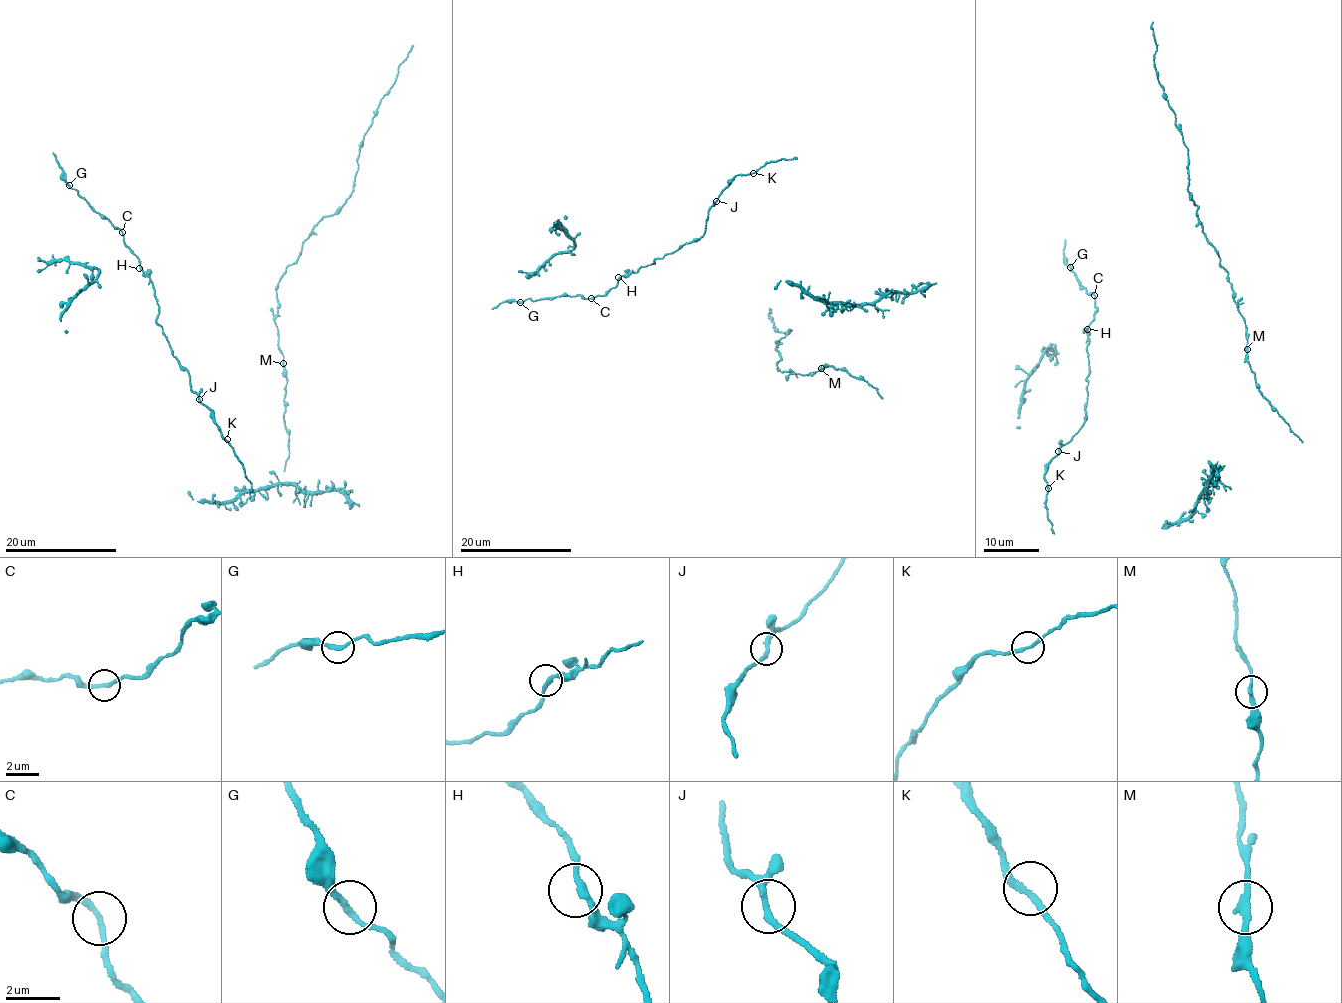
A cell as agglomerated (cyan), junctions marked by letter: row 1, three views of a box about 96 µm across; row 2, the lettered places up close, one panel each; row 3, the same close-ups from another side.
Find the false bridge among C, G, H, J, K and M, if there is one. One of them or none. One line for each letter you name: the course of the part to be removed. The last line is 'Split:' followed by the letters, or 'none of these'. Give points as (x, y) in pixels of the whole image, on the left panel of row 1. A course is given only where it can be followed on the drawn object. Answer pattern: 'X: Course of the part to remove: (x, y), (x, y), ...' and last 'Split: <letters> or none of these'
Split: none of these

